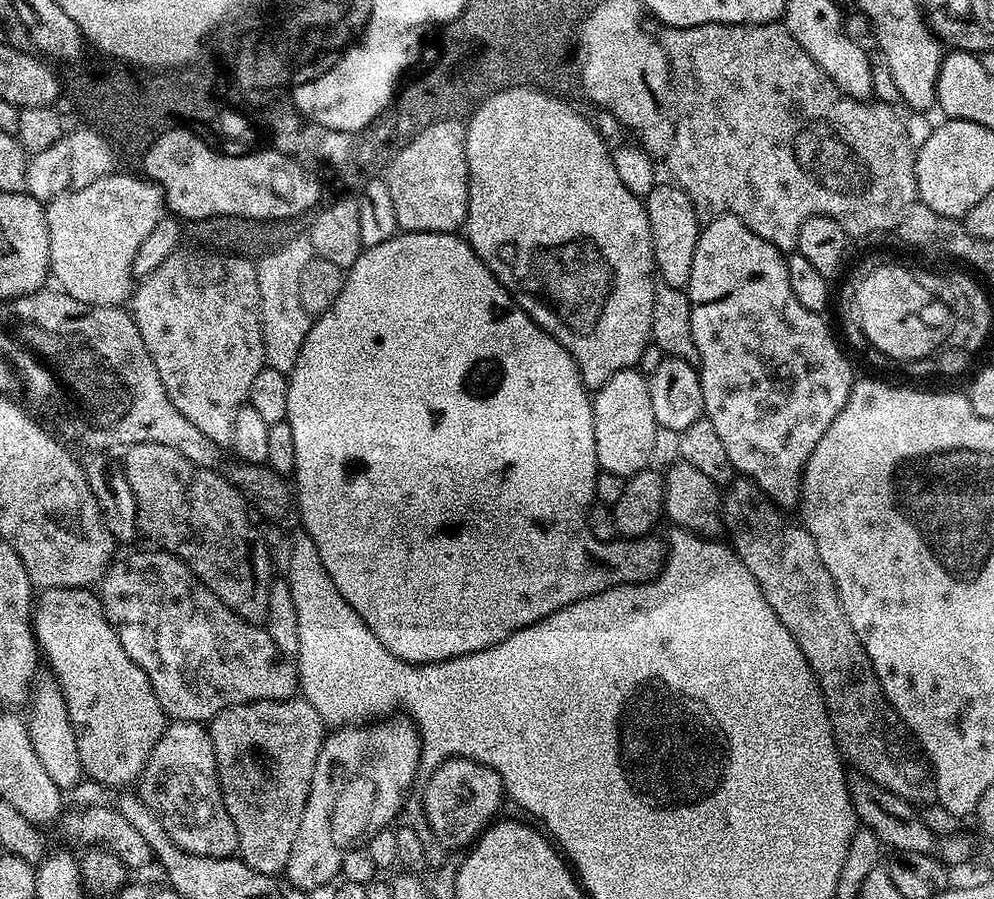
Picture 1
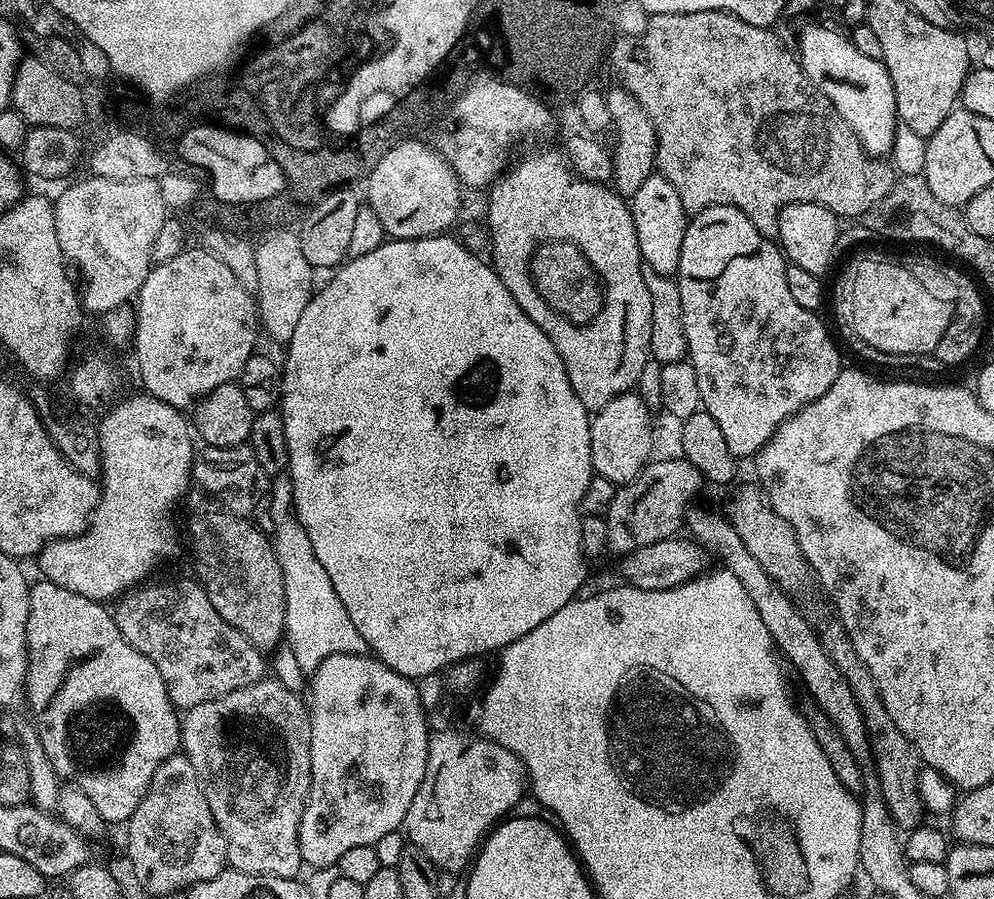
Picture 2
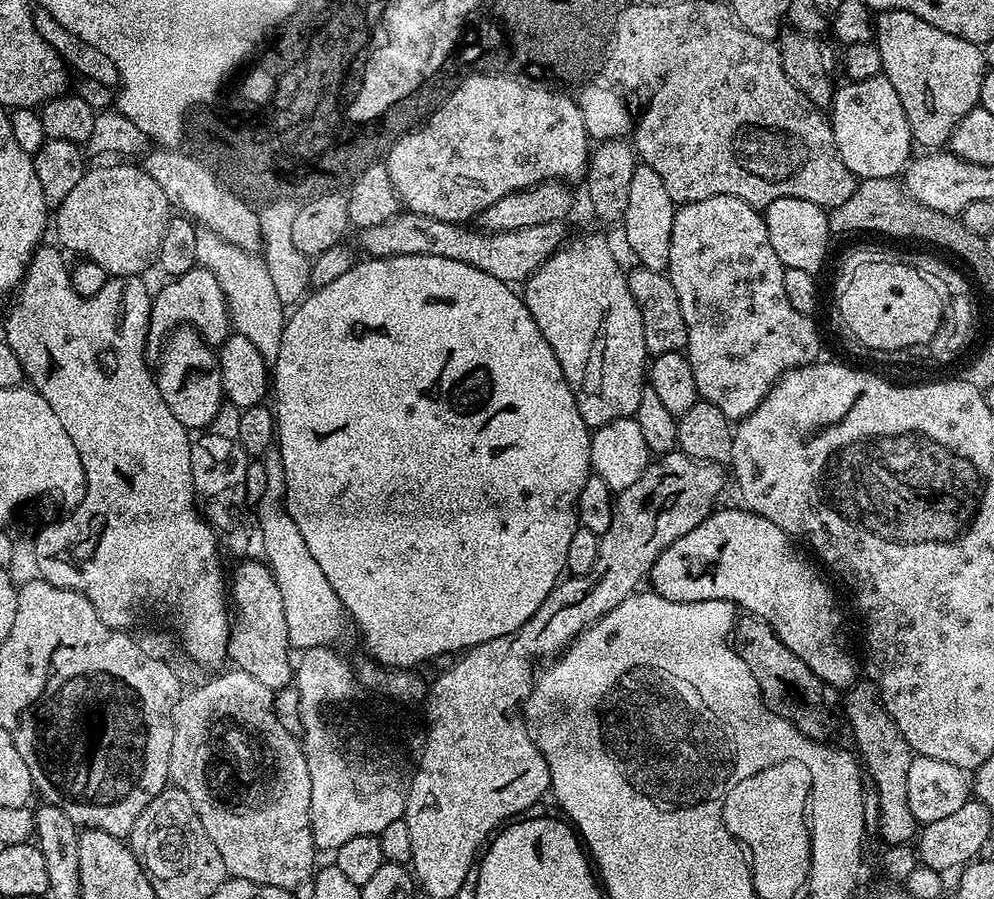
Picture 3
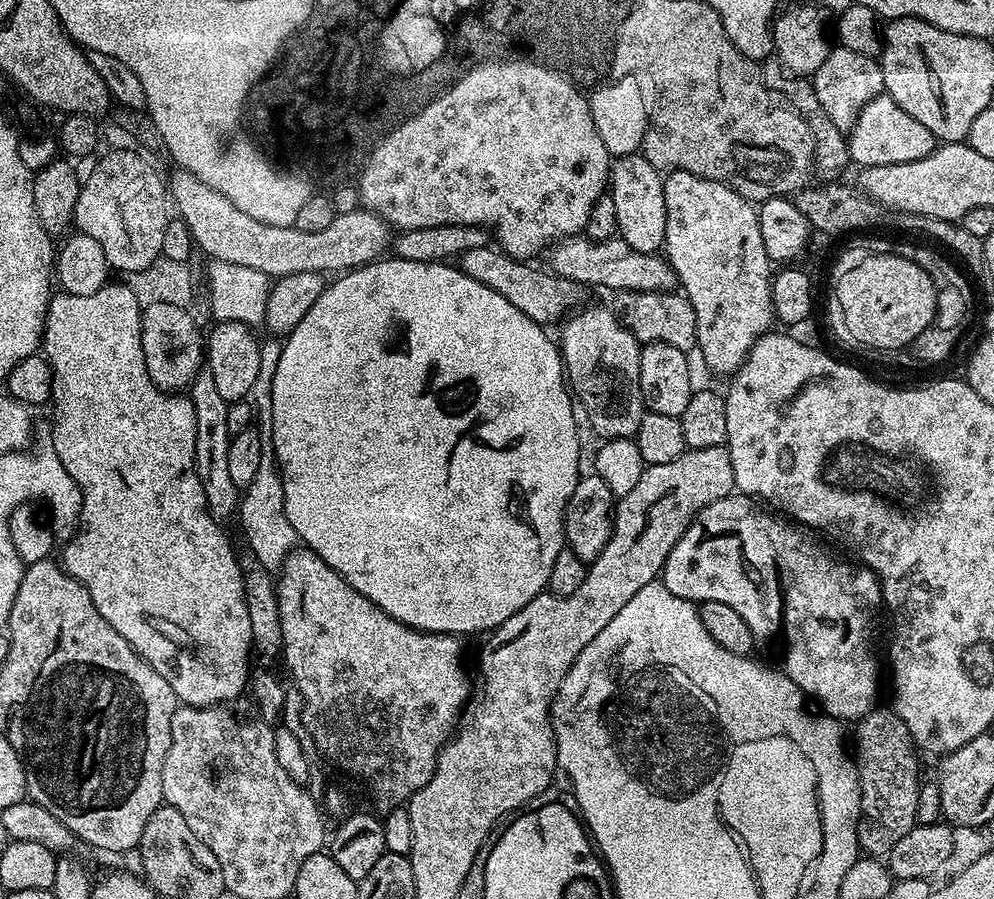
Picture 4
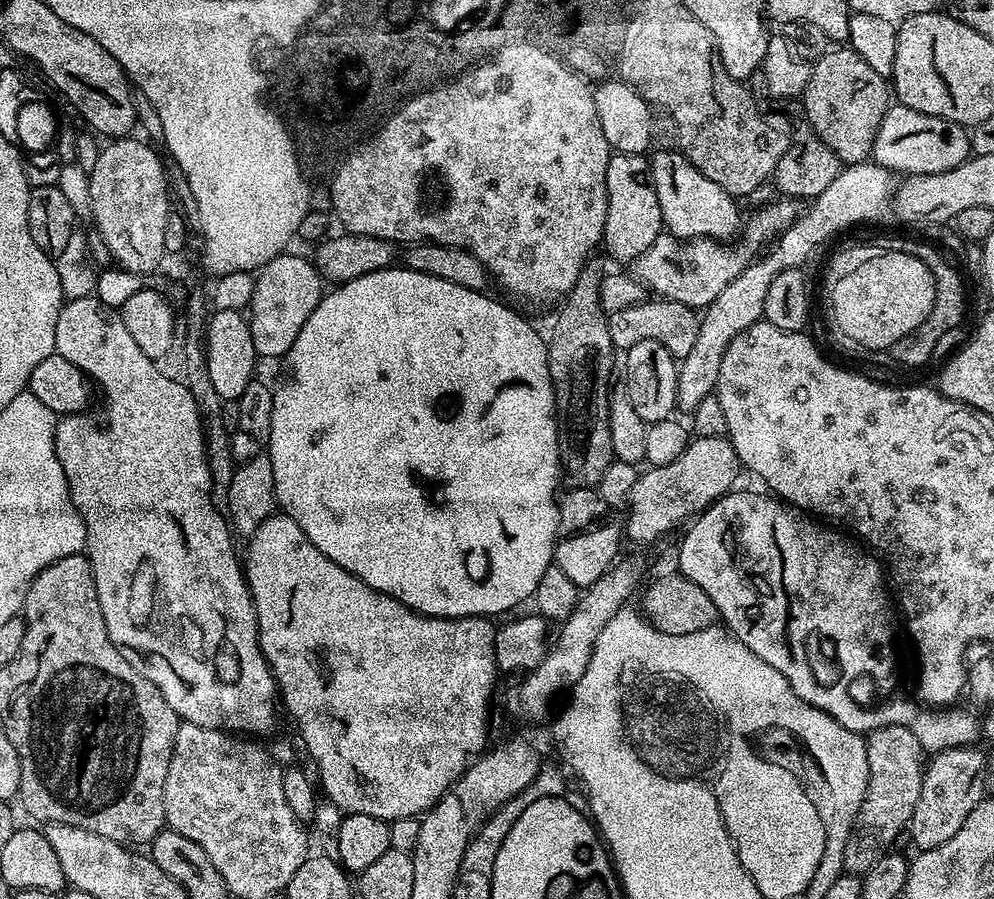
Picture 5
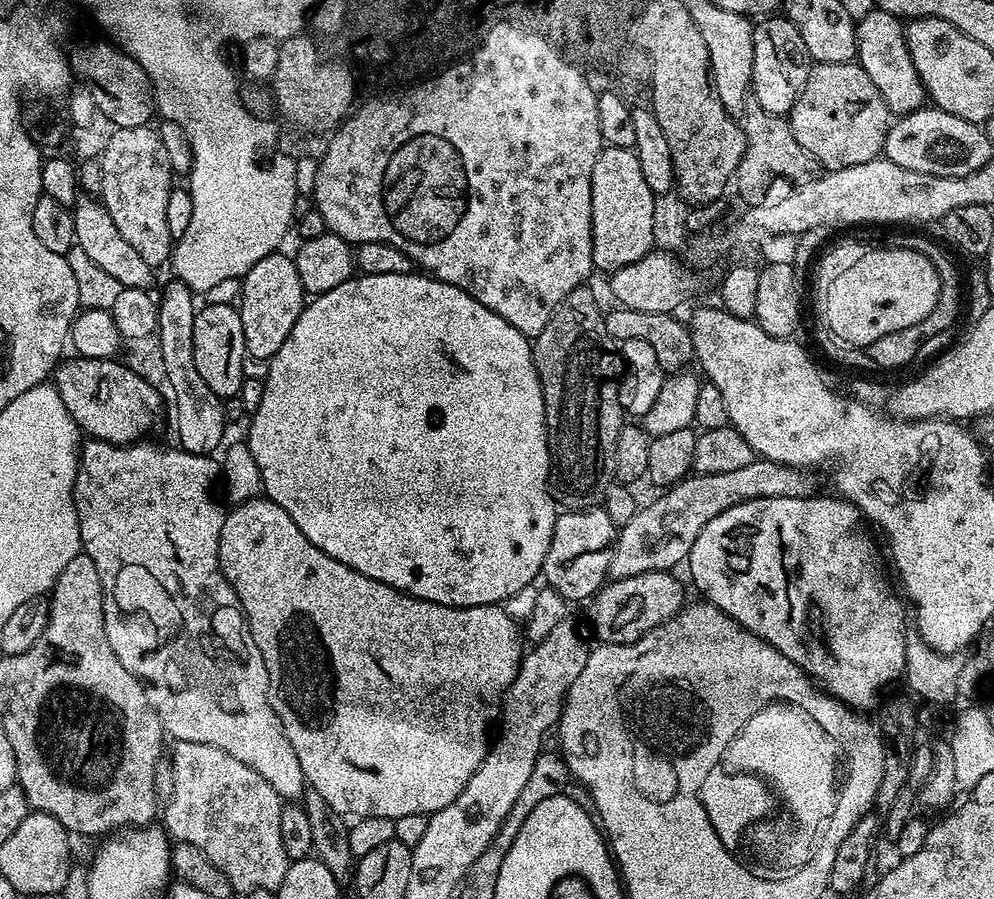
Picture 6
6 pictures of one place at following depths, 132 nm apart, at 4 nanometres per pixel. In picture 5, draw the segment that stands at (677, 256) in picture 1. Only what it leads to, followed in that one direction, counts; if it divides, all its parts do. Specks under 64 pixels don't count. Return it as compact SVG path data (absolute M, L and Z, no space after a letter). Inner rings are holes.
M612 154L606 166L606 198L608 213L604 227L602 248L616 260L635 262L642 250L647 250L654 238L662 235L664 219L658 194L652 185L652 169L647 155L622 156Z

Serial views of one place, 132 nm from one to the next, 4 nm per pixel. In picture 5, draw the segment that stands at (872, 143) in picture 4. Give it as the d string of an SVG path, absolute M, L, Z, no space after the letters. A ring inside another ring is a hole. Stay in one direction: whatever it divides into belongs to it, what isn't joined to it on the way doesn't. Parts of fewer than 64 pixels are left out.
M896 102L882 118L882 126L878 126L871 159L893 174L921 176L949 172L971 156L972 142L969 133L961 125L910 110L906 105Z

